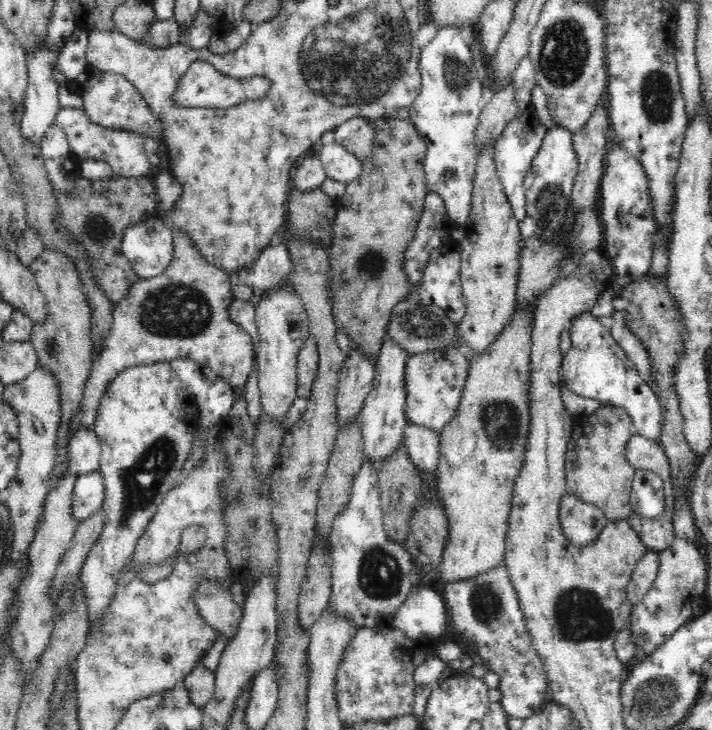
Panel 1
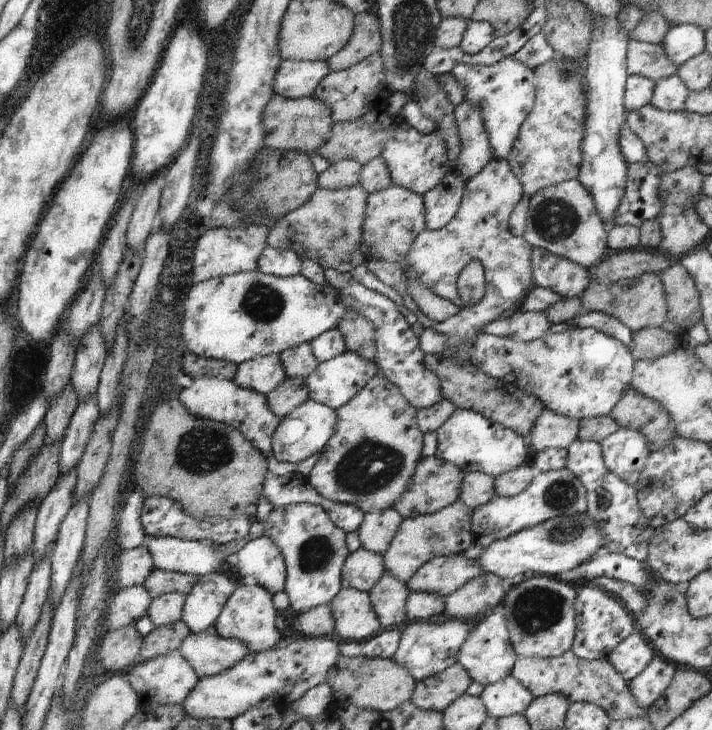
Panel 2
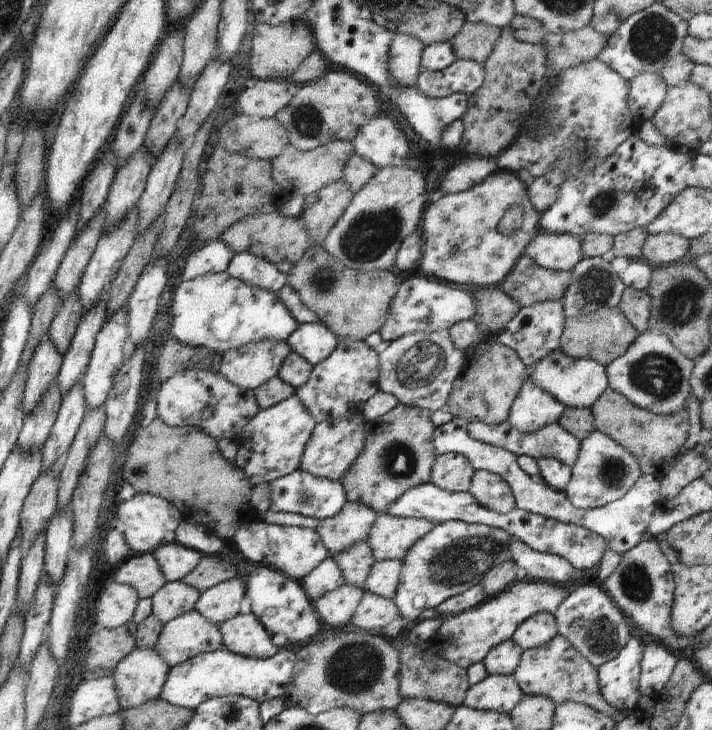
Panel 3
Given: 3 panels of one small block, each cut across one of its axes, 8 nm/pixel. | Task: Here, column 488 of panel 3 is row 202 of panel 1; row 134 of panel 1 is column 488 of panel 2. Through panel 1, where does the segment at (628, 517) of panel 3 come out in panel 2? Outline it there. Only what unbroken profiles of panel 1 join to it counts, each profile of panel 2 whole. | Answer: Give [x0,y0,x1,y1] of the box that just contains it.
[435,409,530,479]

